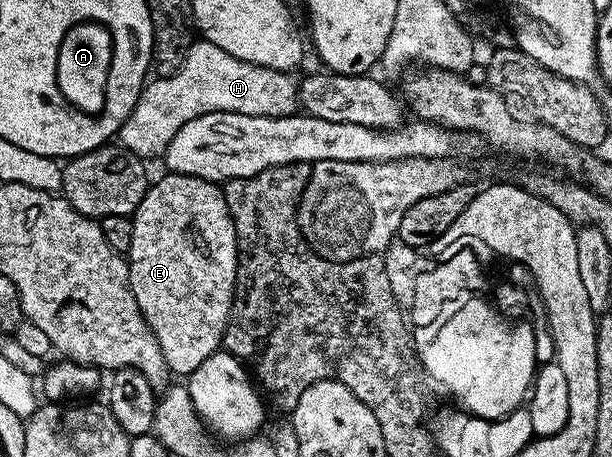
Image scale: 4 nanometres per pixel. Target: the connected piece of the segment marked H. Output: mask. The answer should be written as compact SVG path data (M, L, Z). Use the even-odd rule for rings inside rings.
M204 40L194 41L187 60L173 74L146 81L139 100L119 128L120 145L143 160L160 159L181 128L207 112L239 112L247 116L285 118L299 110L299 82L292 73L256 66L215 48Z

